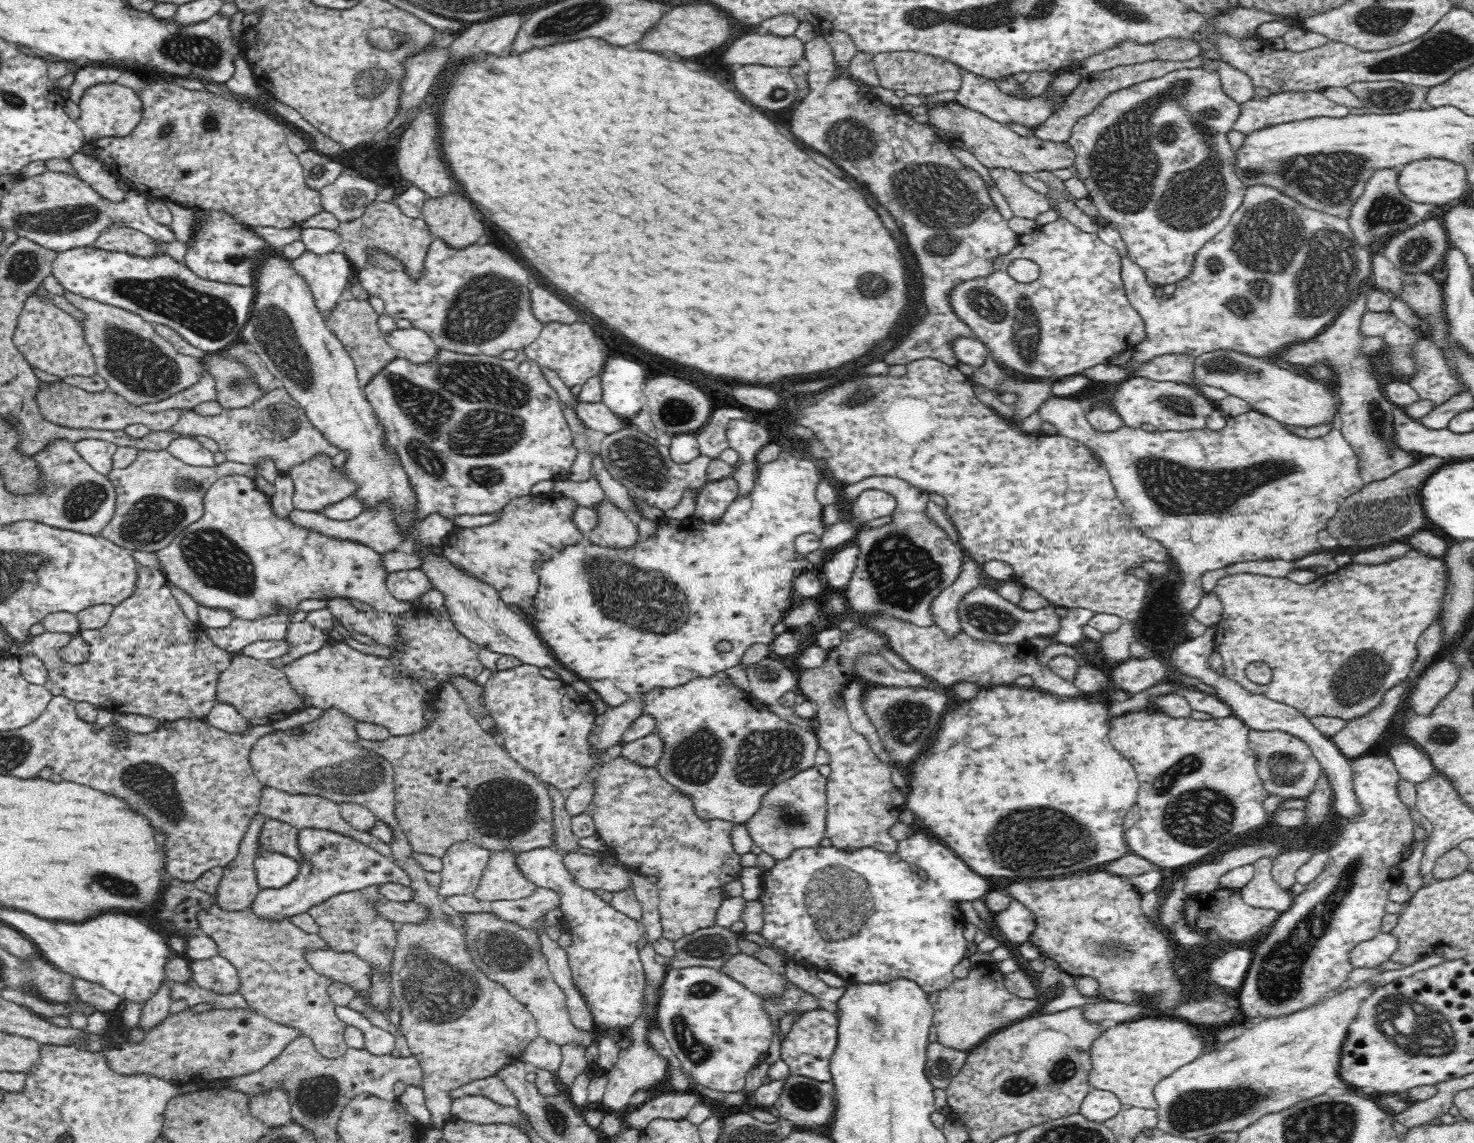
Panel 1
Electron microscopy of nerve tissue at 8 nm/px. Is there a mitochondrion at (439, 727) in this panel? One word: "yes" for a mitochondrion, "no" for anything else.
no

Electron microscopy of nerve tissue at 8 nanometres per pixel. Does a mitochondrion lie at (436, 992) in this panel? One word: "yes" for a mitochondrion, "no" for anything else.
yes

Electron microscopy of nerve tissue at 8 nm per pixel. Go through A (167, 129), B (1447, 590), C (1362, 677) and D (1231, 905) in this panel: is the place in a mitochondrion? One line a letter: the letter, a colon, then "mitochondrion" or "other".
A: mitochondrion
B: other
C: mitochondrion
D: other

